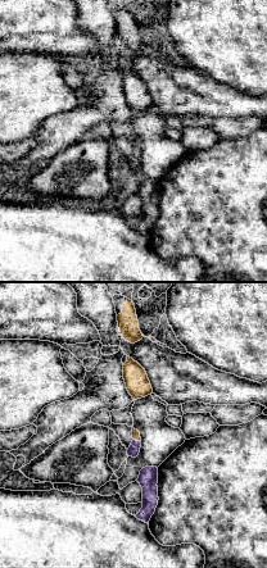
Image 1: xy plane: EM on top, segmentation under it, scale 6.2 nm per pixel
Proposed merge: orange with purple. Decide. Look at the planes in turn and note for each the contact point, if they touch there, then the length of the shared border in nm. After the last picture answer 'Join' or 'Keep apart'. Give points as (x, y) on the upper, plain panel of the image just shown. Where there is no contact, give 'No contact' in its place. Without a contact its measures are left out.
Touches orange at (136, 153). Shared border 40 nm

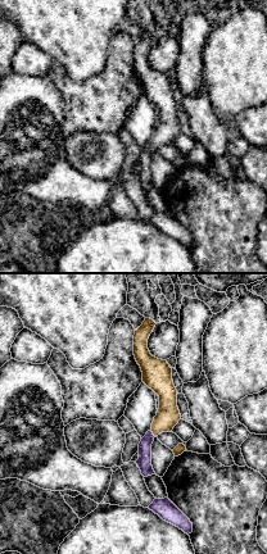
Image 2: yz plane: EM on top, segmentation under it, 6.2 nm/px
Touches orange at (153, 146). Shared border 50 nm

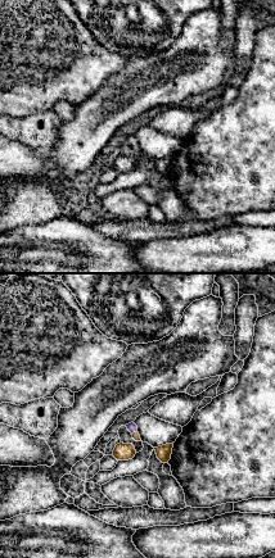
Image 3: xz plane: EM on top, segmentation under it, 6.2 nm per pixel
Touches orange at (134, 145). Shared border 40 nm

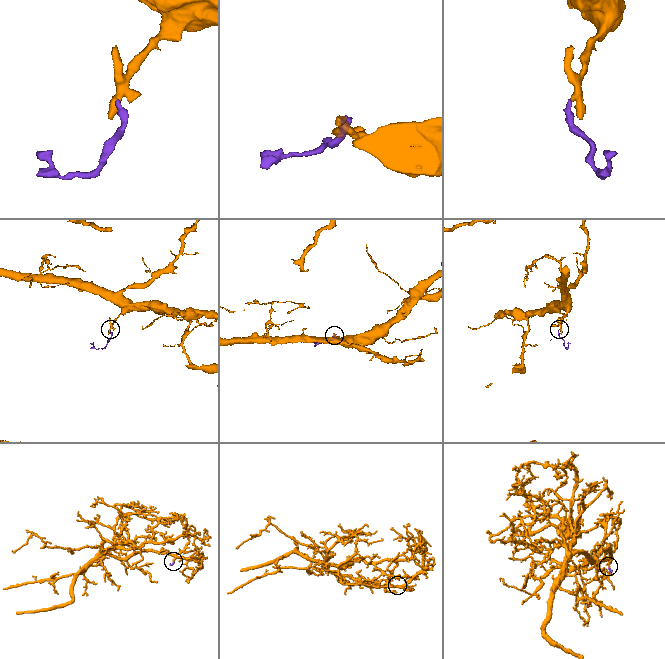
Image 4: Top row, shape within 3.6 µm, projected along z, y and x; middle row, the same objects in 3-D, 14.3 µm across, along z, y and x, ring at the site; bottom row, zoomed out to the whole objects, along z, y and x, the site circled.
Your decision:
Join

